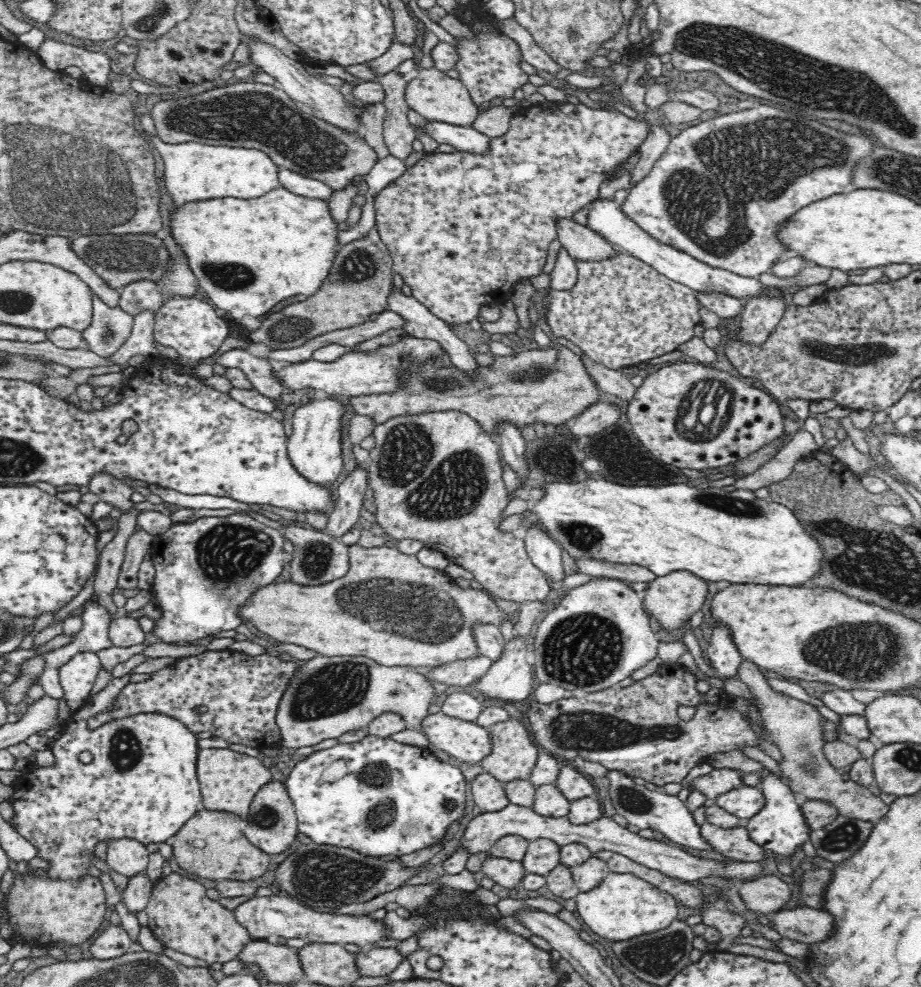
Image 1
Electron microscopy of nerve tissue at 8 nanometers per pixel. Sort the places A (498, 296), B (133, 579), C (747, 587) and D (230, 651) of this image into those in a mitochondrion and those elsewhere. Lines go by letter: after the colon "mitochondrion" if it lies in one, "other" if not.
A: other
B: other
C: other
D: other

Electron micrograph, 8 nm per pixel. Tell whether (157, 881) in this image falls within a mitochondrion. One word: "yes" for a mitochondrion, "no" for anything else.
no

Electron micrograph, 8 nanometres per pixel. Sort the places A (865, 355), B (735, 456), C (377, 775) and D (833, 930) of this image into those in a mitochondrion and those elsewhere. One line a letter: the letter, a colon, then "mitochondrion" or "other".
A: mitochondrion
B: other
C: mitochondrion
D: other

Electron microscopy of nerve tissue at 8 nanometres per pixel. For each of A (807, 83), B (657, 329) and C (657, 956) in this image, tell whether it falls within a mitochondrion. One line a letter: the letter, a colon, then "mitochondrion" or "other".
A: mitochondrion
B: other
C: mitochondrion

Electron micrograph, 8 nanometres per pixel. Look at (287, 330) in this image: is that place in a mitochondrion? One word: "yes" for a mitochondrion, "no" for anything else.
yes

